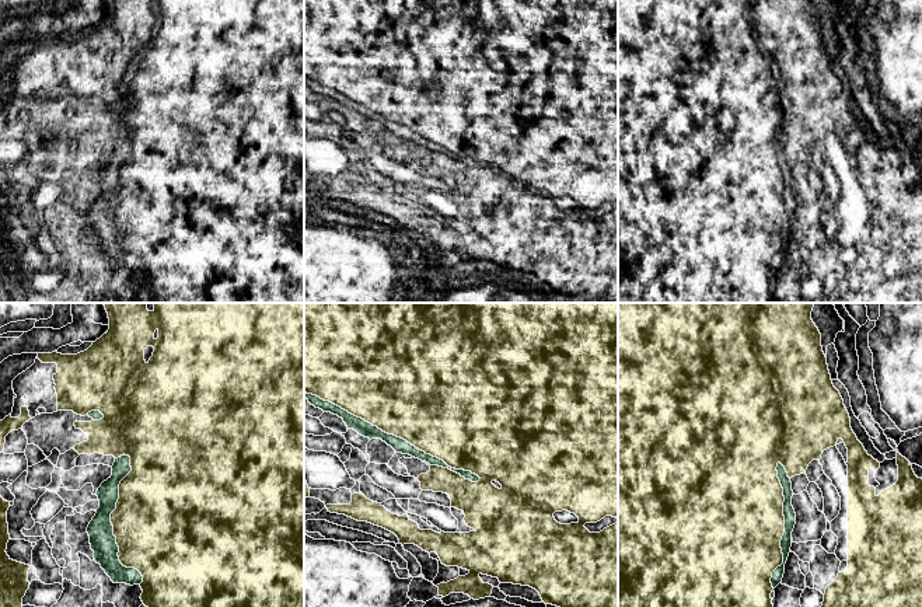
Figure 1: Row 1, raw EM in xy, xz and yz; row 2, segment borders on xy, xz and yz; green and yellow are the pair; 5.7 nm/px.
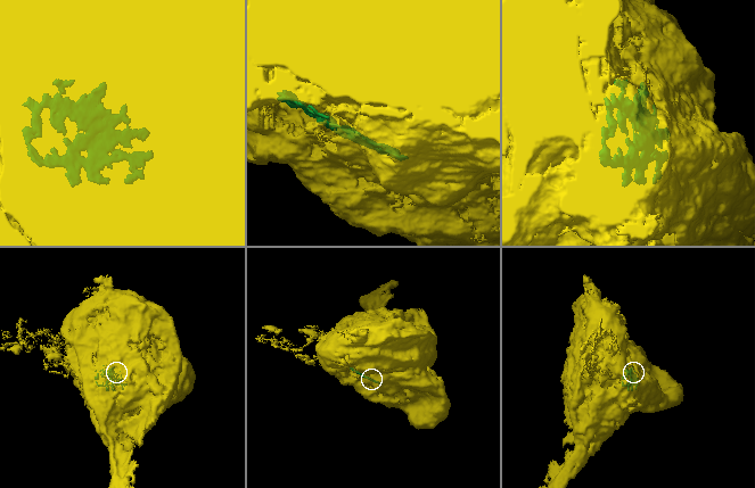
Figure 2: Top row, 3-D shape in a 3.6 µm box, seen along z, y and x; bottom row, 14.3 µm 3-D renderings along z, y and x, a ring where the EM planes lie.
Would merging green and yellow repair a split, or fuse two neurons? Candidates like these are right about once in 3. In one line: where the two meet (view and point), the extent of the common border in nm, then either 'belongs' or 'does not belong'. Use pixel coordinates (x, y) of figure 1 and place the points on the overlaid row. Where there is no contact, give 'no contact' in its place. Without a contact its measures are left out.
xz (393, 435) | 1150 nm | belongs

